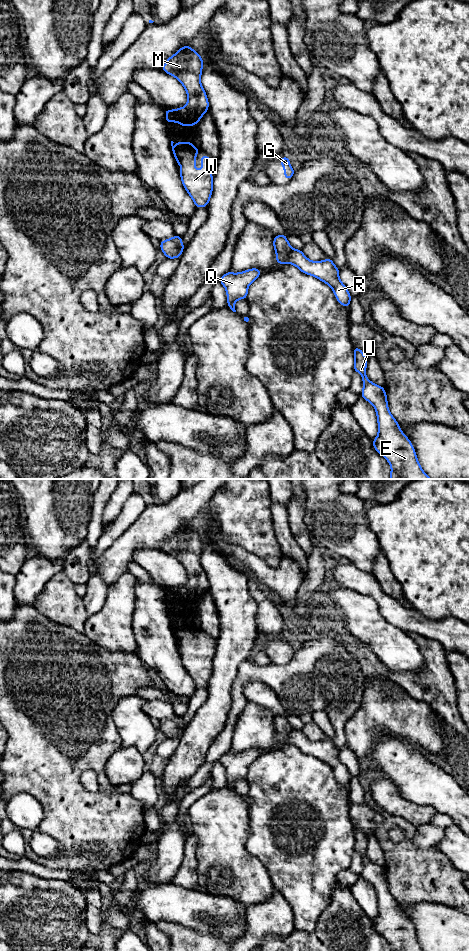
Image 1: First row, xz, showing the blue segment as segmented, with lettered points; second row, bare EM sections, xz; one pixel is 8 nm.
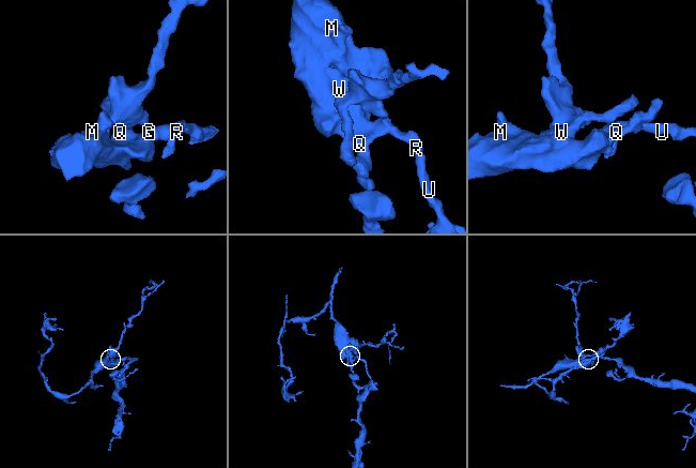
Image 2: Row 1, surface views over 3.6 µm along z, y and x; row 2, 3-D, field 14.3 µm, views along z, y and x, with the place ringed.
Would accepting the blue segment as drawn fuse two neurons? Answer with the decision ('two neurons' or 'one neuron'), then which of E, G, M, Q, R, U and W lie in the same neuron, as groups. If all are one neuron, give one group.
two neurons; E R U / G M Q W

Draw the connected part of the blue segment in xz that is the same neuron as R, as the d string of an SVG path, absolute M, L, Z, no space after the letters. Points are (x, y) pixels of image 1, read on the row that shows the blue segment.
M293 249L288 255L287 263L296 266L304 274L314 276L328 284L337 299L344 307L350 307L351 295L348 288L339 279L339 269L331 258L323 261L309 260L299 249Z

